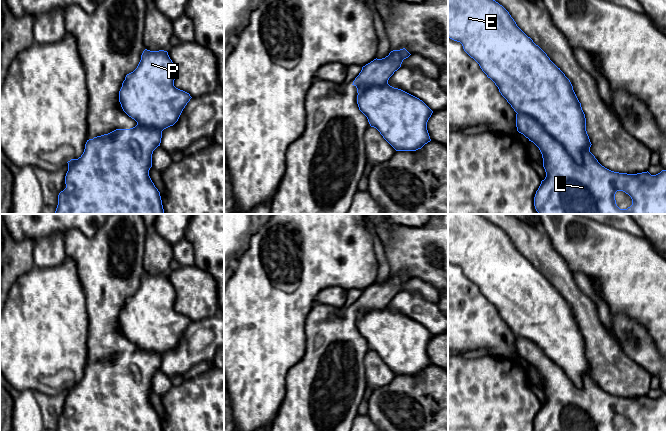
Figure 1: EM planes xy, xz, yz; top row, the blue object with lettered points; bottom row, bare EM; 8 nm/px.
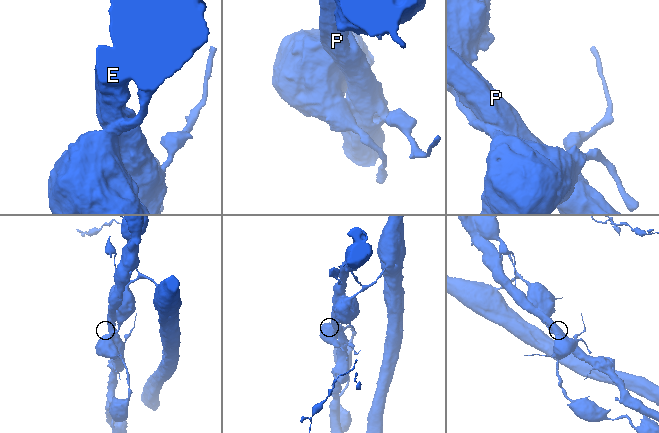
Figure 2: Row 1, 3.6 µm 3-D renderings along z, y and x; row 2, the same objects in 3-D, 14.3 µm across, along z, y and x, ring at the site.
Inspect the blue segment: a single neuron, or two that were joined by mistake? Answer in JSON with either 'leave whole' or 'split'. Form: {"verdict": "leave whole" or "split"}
{"verdict": "leave whole"}

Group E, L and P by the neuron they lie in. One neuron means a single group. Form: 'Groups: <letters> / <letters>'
Groups: E L P

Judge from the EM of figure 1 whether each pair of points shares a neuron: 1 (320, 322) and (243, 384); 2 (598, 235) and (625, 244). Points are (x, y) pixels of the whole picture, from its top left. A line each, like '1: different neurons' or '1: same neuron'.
1: different neurons
2: same neuron

